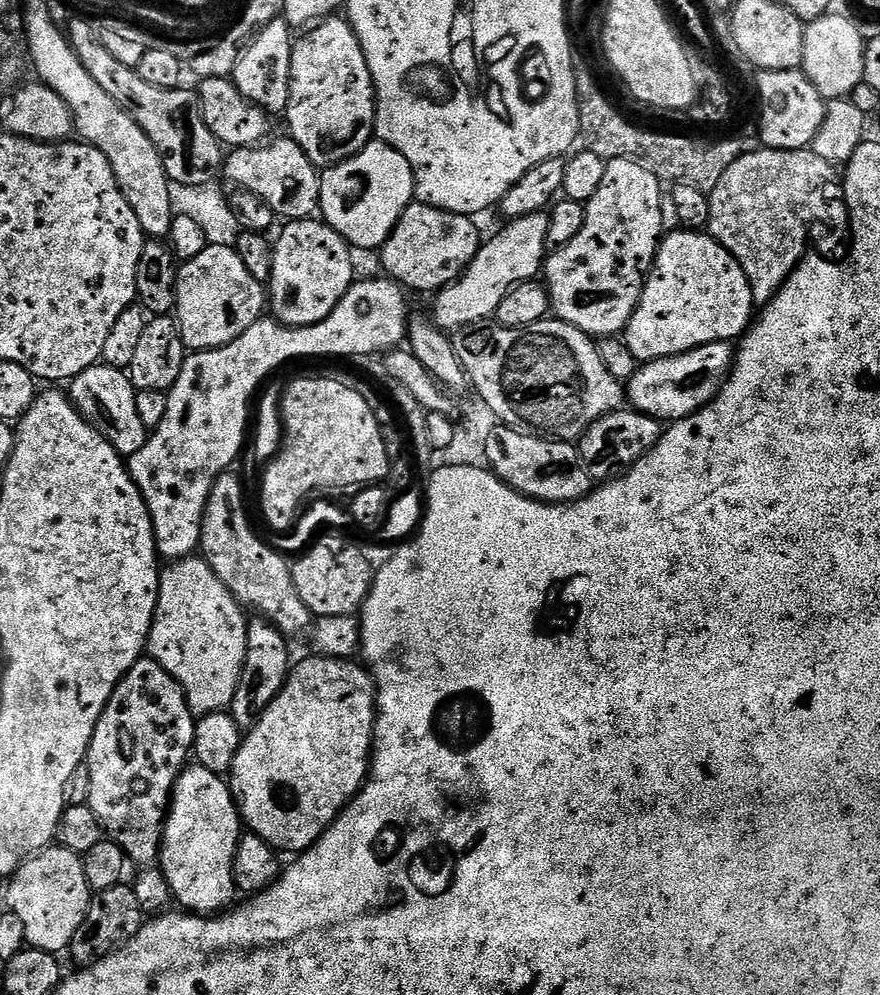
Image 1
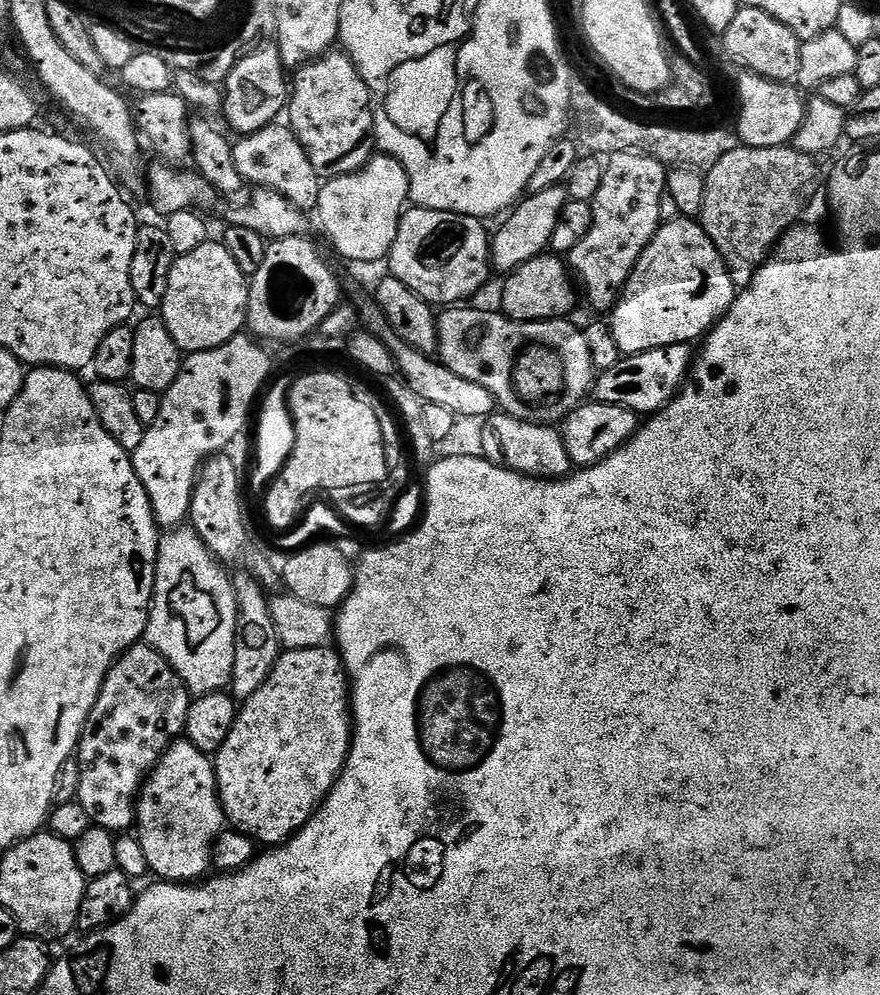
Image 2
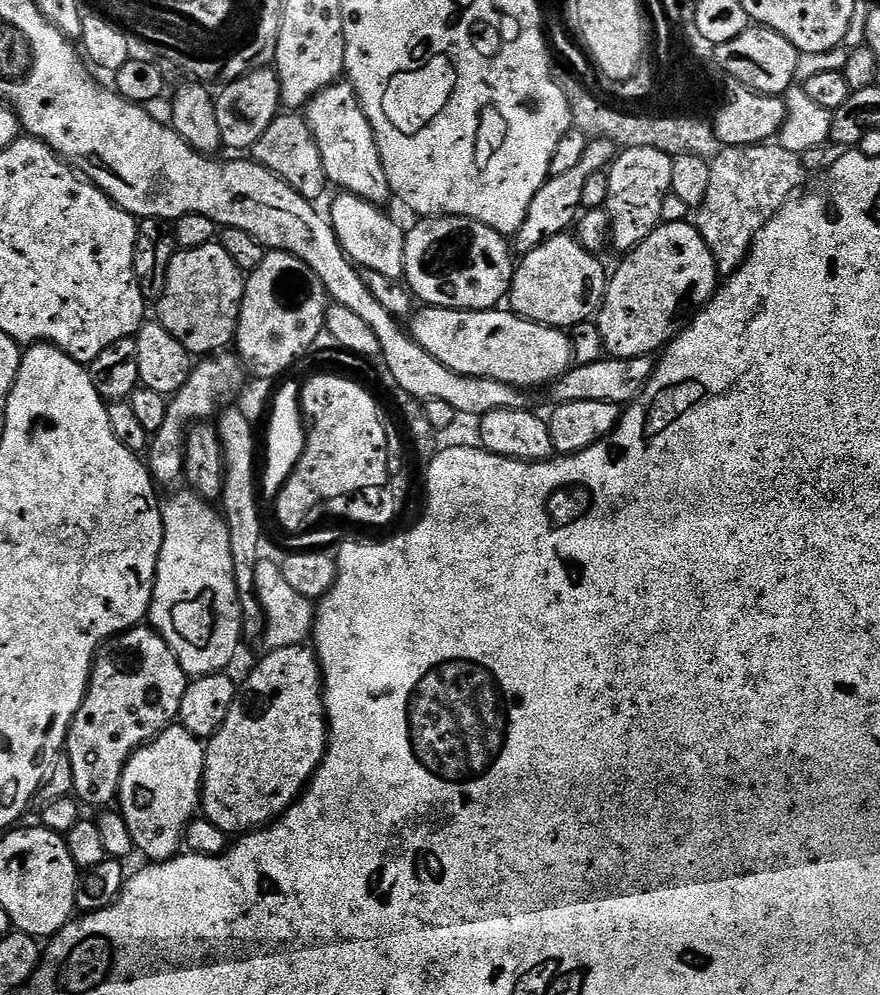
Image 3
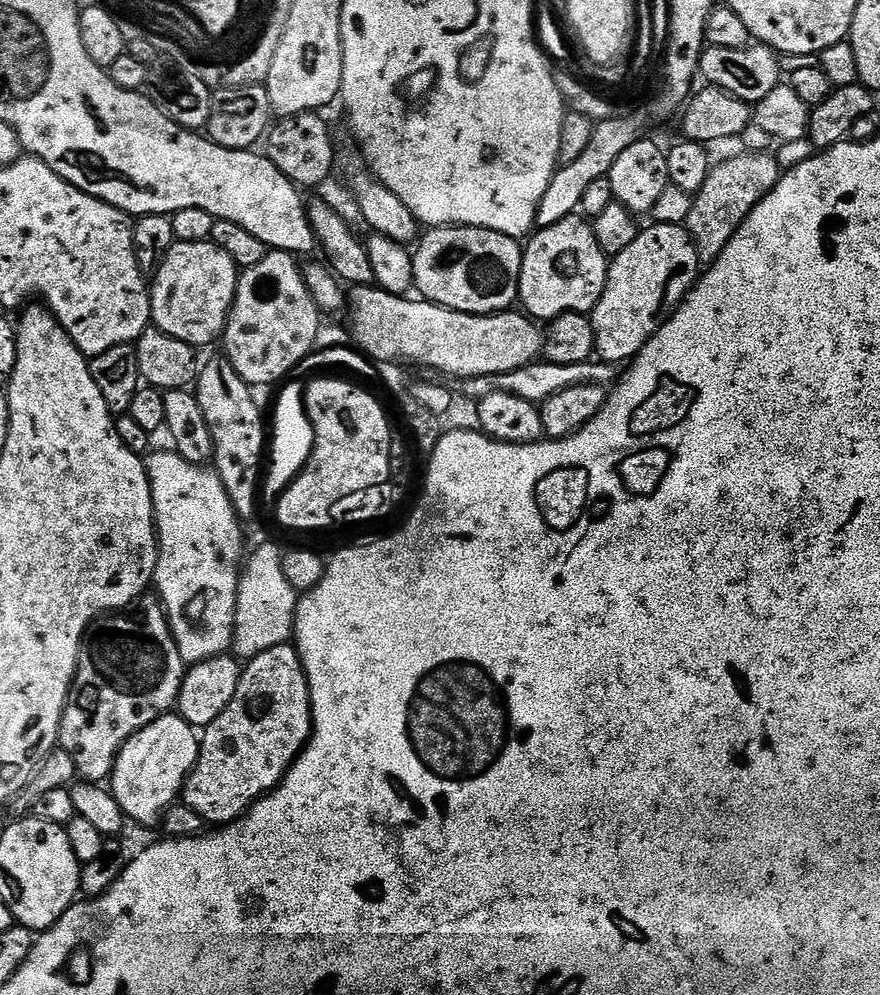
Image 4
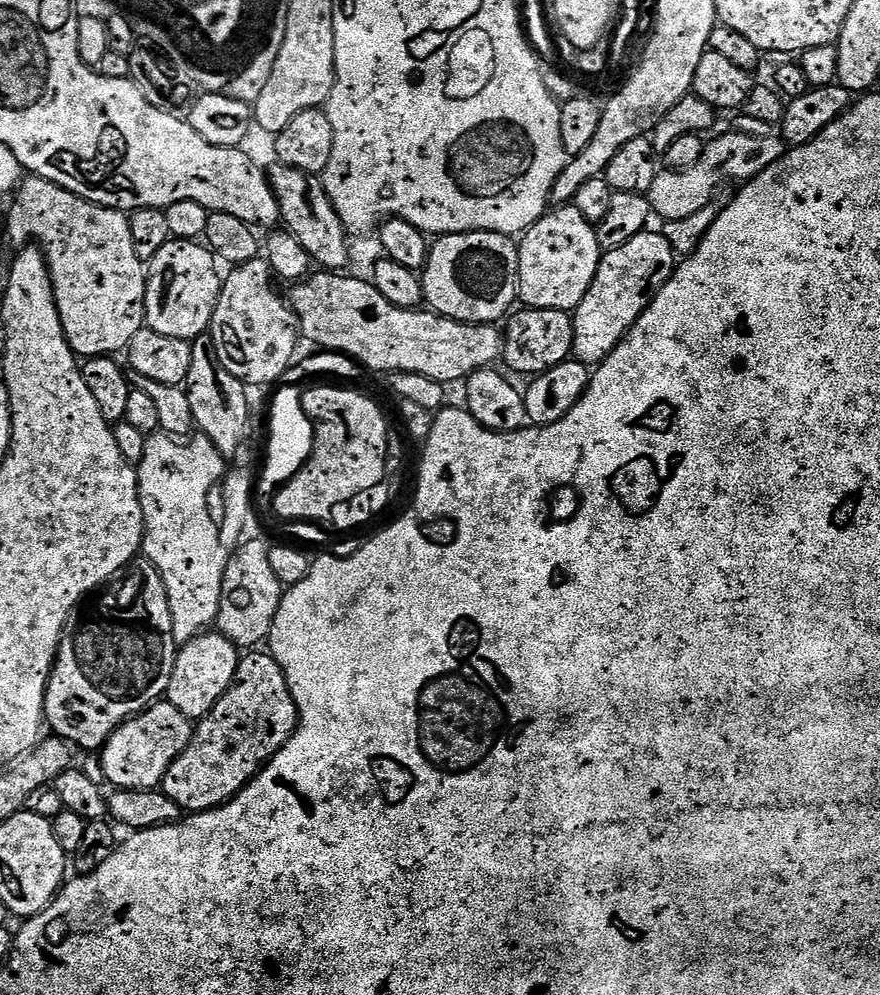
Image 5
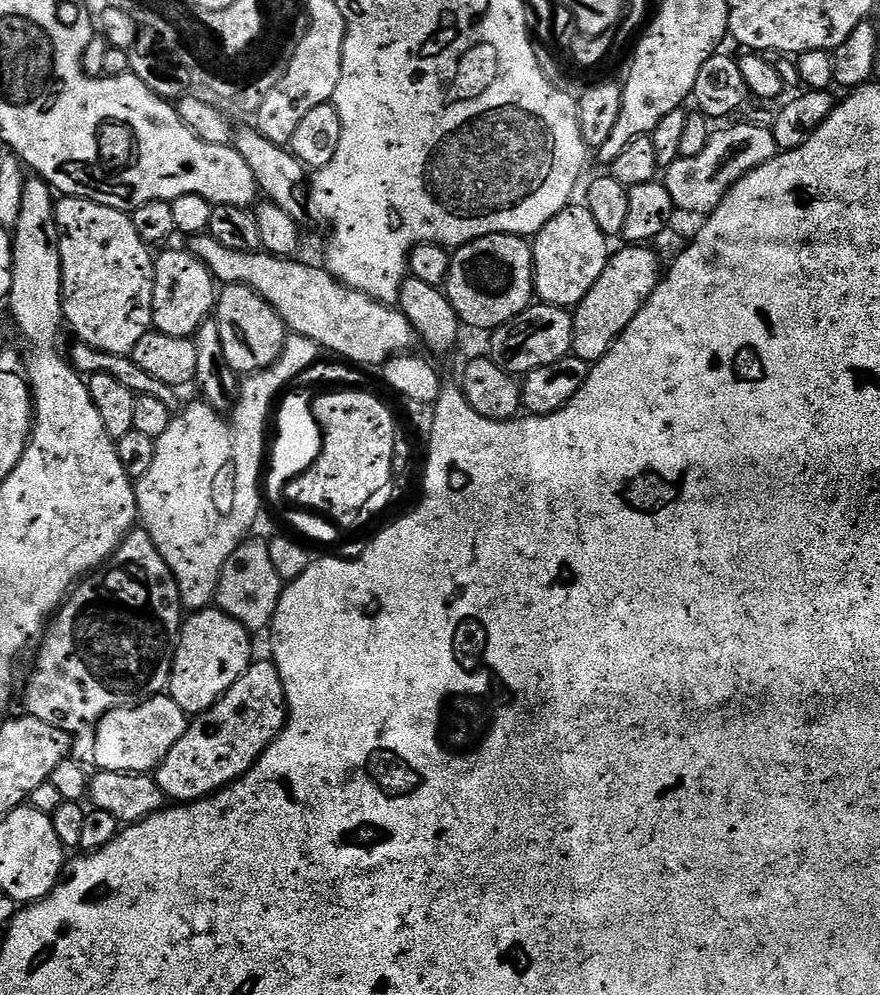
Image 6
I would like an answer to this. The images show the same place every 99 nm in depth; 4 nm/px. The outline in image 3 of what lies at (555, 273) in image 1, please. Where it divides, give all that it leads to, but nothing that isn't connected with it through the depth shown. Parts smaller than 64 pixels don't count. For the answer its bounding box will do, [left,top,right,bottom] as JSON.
[606,146,672,254]

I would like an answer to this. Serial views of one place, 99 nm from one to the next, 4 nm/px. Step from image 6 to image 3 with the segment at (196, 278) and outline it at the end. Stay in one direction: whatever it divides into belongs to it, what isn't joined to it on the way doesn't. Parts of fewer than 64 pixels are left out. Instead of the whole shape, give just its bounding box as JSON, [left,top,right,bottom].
[158,242,245,358]

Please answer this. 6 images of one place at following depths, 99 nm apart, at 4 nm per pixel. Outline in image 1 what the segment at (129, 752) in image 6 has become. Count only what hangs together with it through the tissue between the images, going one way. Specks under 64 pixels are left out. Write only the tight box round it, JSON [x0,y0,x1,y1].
[158,762,241,914]

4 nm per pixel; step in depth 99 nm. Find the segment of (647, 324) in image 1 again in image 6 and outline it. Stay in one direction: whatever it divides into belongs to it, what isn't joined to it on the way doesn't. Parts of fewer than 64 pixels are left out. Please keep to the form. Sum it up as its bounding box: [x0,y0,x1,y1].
[571,246,662,362]

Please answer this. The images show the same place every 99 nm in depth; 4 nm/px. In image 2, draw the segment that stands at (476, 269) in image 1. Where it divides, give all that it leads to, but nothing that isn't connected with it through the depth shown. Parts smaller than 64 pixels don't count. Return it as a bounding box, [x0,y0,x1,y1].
[491,186,569,274]

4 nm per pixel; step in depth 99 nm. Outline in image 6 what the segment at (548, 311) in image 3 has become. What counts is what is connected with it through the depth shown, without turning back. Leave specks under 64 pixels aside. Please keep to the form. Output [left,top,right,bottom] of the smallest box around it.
[531,203,610,309]

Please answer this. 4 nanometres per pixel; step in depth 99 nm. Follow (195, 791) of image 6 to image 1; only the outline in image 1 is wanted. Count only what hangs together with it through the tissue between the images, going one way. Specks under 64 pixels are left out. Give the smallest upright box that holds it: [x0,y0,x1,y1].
[230,655,376,854]

